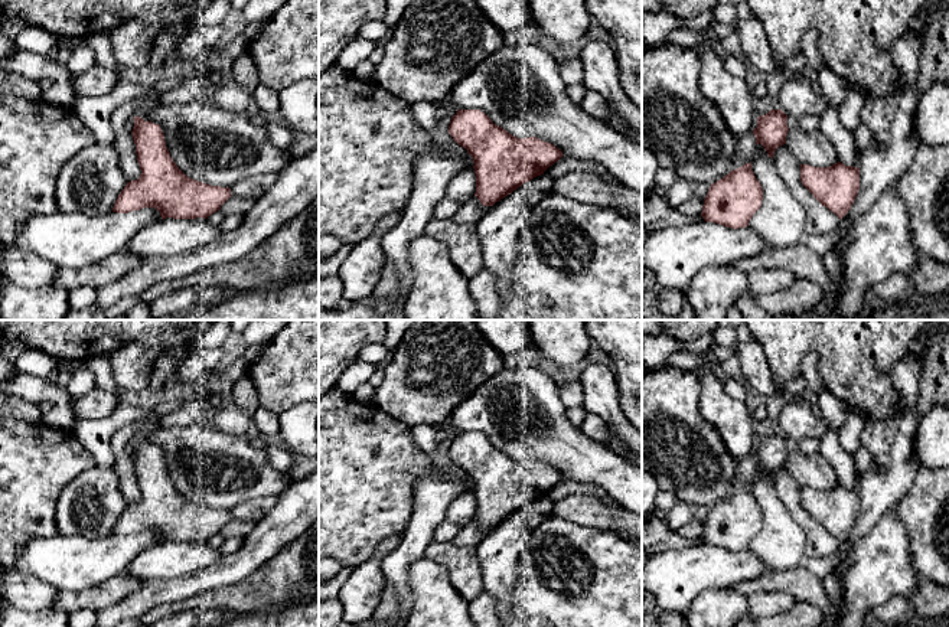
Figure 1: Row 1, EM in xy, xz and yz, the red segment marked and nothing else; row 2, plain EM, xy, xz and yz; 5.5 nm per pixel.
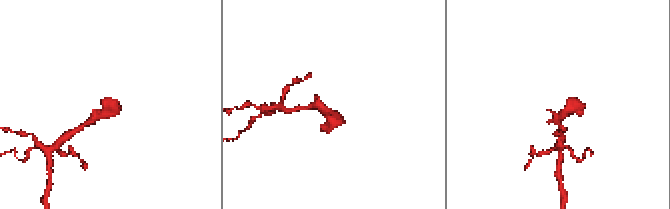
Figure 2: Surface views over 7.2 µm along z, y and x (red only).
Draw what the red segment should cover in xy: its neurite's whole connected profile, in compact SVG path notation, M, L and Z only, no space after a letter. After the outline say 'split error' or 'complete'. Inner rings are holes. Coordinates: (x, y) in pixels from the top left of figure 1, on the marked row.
M134 117L133 140L141 174L127 182L112 212L154 208L162 219L206 219L232 196L229 187L187 177L173 161L159 124Z; complete

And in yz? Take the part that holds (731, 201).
M746 163L710 186L701 216L705 222L727 228L746 228L760 209L762 200L762 184L751 170L751 163Z; complete

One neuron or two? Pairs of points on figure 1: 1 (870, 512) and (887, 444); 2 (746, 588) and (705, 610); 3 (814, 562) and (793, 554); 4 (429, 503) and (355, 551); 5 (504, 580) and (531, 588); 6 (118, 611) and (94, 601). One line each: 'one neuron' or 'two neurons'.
1: one neuron
2: two neurons
3: two neurons
4: two neurons
5: two neurons
6: two neurons

